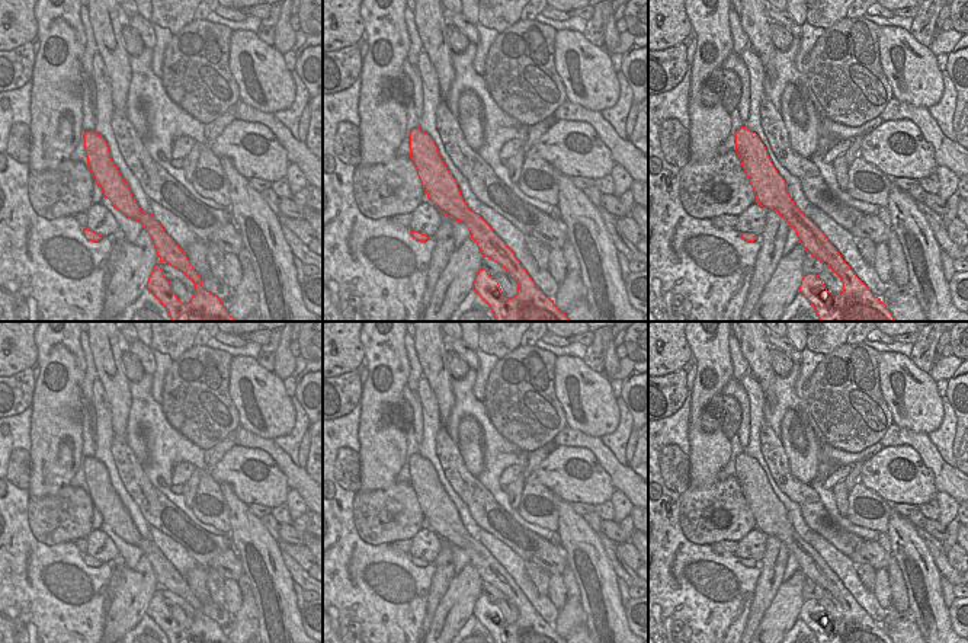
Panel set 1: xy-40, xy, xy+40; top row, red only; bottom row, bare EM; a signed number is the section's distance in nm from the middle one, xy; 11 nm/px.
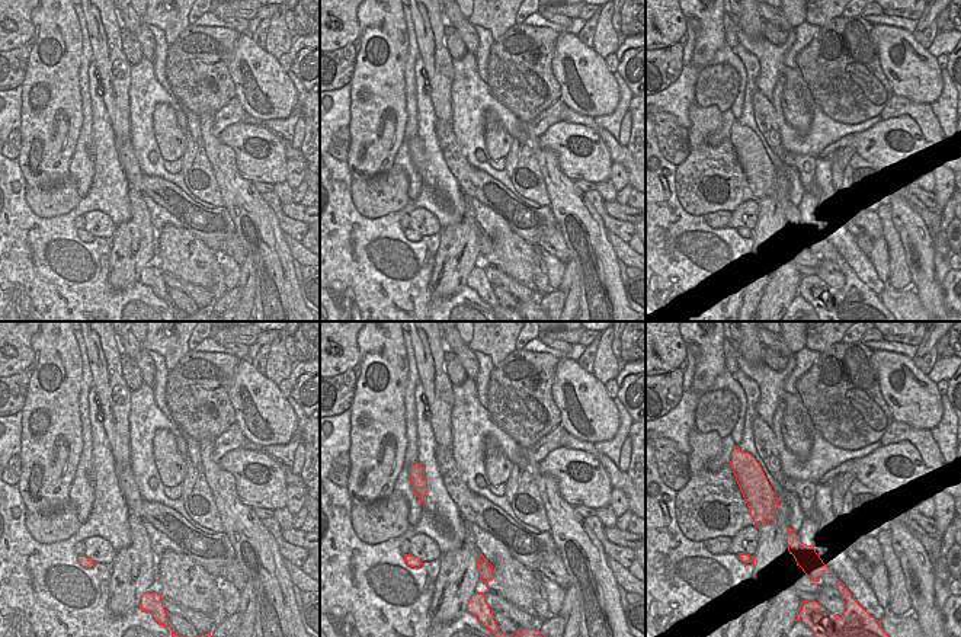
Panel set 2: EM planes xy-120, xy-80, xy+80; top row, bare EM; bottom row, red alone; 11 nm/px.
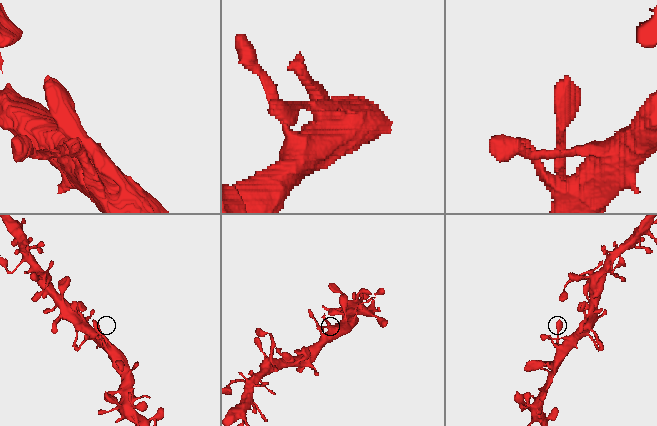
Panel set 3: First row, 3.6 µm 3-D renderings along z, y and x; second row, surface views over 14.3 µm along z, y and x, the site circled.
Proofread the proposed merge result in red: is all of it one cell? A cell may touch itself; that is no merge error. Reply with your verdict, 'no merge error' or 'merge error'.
no merge error

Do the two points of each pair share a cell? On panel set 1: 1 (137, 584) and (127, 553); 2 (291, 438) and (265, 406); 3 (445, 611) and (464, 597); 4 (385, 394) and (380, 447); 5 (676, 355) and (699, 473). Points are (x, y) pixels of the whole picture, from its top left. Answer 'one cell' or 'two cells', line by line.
1: two cells
2: two cells
3: one cell
4: one cell
5: two cells

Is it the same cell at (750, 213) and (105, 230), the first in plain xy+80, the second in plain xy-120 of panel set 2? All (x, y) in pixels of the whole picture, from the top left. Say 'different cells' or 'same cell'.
same cell

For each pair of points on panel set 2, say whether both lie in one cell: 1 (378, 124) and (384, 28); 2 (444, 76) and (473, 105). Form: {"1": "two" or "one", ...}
{"1": "one", "2": "two"}

